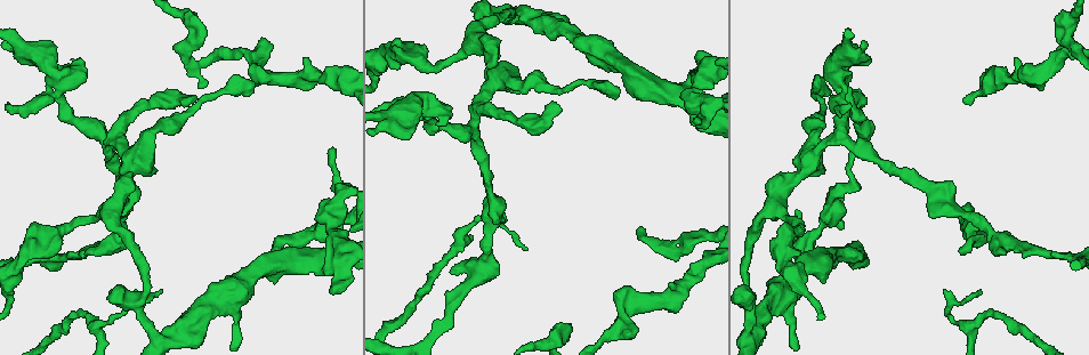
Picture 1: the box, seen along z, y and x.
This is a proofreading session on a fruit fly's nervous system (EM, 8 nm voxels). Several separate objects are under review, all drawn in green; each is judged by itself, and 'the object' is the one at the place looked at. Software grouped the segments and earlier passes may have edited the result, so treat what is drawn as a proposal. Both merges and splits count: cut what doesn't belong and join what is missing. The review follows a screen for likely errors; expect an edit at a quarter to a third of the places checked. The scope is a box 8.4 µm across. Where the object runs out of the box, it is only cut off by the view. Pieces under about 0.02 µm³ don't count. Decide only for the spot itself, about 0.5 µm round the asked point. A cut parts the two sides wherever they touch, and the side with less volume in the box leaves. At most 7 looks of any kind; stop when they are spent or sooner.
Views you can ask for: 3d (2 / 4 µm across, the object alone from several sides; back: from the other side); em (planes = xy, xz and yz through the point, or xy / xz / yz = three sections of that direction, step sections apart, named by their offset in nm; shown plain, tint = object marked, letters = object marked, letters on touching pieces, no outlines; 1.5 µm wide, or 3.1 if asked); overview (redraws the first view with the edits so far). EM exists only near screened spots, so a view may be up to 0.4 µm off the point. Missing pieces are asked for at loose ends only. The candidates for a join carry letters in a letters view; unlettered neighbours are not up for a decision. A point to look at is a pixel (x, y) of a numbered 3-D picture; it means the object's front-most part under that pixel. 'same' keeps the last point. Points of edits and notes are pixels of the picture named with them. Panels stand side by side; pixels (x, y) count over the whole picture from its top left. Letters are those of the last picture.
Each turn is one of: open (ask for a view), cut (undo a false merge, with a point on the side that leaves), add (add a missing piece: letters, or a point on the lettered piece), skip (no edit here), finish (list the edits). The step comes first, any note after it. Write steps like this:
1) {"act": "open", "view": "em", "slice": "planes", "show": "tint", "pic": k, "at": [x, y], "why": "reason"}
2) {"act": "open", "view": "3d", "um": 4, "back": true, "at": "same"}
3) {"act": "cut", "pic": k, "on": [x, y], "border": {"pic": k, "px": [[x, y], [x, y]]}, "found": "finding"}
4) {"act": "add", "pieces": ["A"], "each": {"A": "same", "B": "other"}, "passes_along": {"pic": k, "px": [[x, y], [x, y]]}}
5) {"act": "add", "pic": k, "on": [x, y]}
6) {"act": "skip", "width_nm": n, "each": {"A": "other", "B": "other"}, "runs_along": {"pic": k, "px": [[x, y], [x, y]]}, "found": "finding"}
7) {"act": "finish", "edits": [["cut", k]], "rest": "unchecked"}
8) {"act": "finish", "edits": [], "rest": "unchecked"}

{"act": "open", "view": "em", "slice": "planes", "show": "plain", "pic": 1, "at": [828, 92], "why": "free end"}

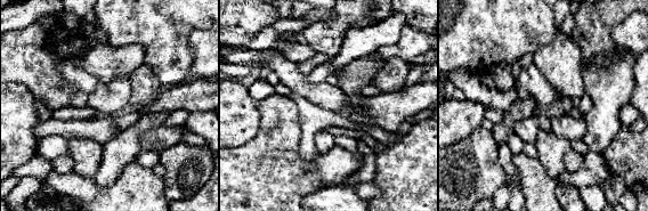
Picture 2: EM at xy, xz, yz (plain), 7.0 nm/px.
{"act": "open", "view": "em", "slice": "planes", "show": "letters", "at": "same", "why": "see the neighbours"}

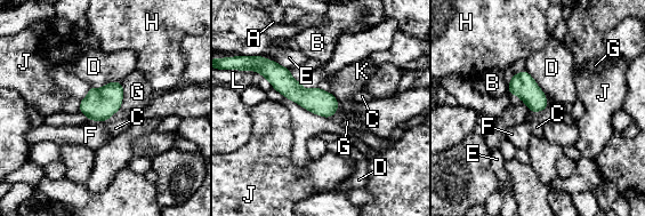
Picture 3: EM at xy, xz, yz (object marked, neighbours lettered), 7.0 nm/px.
{"act": "skip", "each": {"A": "other", "B": "other", "C": "other", "D": "other", "E": "other", "F": "other", "G": "other", "H": "other", "J": "other", "K": "other", "L": "other"}, "border": {"pic": 3, "px": [[122, 81], [89, 85]]}, "found": "none of them fits"}

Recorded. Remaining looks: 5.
{"act": "open", "view": "em", "slice": "planes", "show": "letters", "pic": 1, "at": [457, 235], "why": "a fork"}

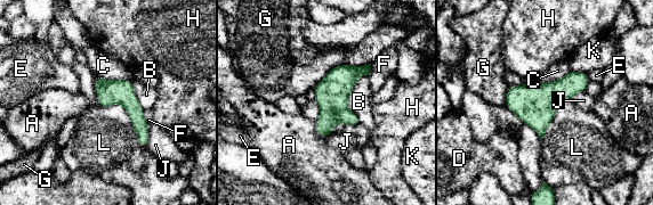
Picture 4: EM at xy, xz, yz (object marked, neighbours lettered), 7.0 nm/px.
{"act": "skip", "width_nm": 240, "each": {"A": "other", "B": "other", "C": "other", "D": "other", "E": "other", "F": "other", "G": "other", "H": "other", "J": "other", "K": "other", "L": "other"}, "border": {"pic": 4, "px": [[370, 63], [335, 65], [312, 89]]}, "found": "continuous, no second neuron"}

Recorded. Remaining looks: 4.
{"act": "open", "view": "3d", "um": 4, "pic": 1, "at": [162, 292], "why": "an open end"}

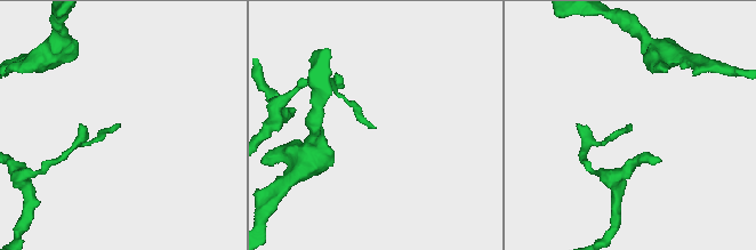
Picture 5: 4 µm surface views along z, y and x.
{"act": "open", "view": "em", "slice": "planes", "show": "letters", "pic": 5, "at": [632, 127]}

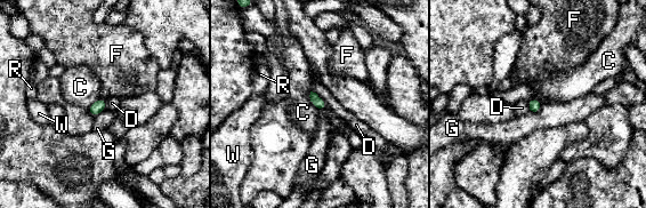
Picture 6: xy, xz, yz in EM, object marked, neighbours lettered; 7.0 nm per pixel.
{"act": "skip", "each": {"C": "other", "D": "other", "F": "other", "G": "other", "R": "other", "W": "other"}, "border": {"pic": 6, "px": [[542, 104], [537, 112], [529, 112]]}, "found": "no lettered piece goes on from it"}

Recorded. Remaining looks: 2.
{"act": "finish", "edits": [], "rest": "unchecked"}

